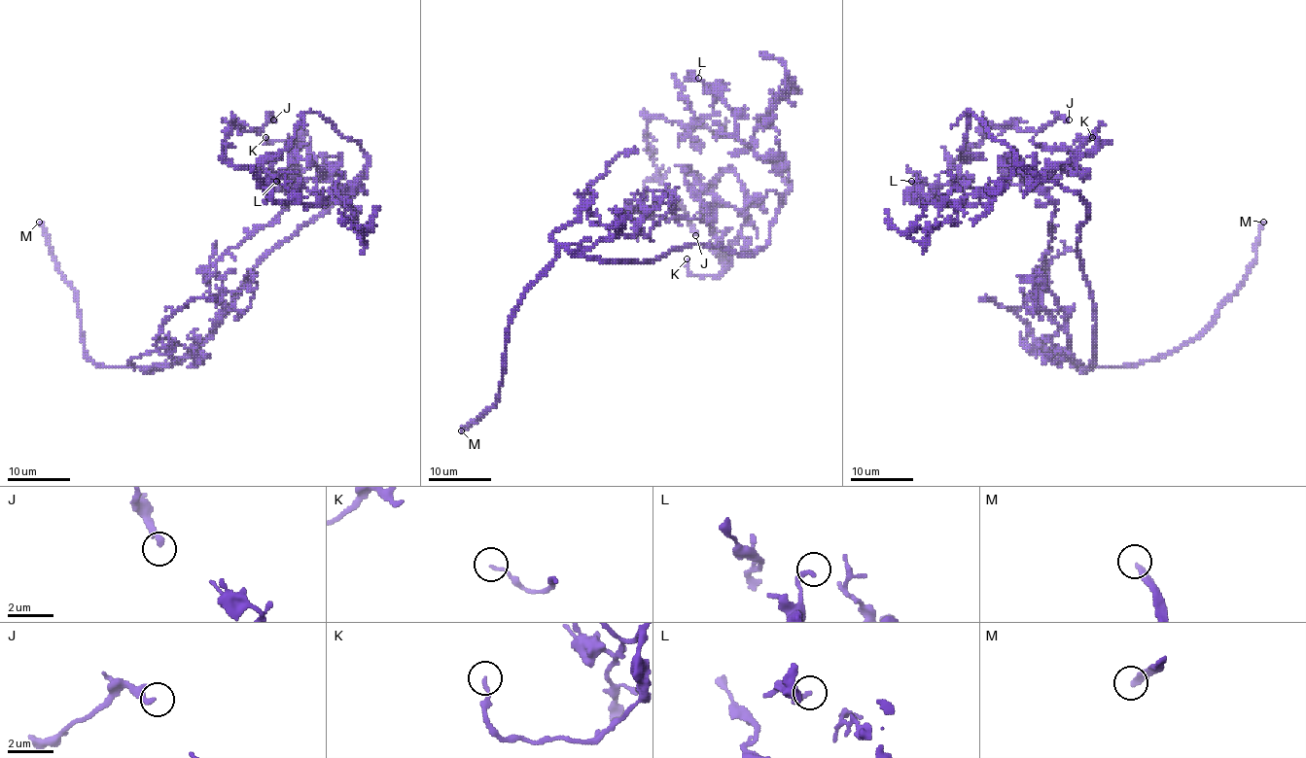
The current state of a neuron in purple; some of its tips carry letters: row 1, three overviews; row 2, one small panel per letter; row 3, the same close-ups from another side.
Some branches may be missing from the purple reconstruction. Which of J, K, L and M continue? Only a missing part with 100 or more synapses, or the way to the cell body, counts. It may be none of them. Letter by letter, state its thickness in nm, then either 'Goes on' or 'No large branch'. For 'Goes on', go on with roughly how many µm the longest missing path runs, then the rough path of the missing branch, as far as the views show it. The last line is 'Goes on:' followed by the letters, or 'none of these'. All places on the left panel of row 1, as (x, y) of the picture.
J: Thickness 240 nm. No large branch
K: Thickness 130 nm. No large branch
L: Thickness 200 nm. No large branch
M: Thickness 240 nm. Goes on. Missing length about 100 µm
Goes on: M

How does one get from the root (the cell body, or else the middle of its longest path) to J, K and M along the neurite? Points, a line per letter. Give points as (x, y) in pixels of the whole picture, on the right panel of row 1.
J: (1079, 235), (1087, 202), (1027, 171), (970, 112), (962, 161), (949, 165), (988, 128), (1040, 130), (1069, 120)
K: (1079, 235), (1087, 202), (1076, 191), (1040, 181), (1024, 193), (1076, 154), (1092, 154), (1110, 141), (1092, 137)
M: (1079, 235), (1095, 306), (1093, 360), (1079, 367), (1118, 367), (1166, 357), (1210, 324), (1255, 259), (1263, 222)

